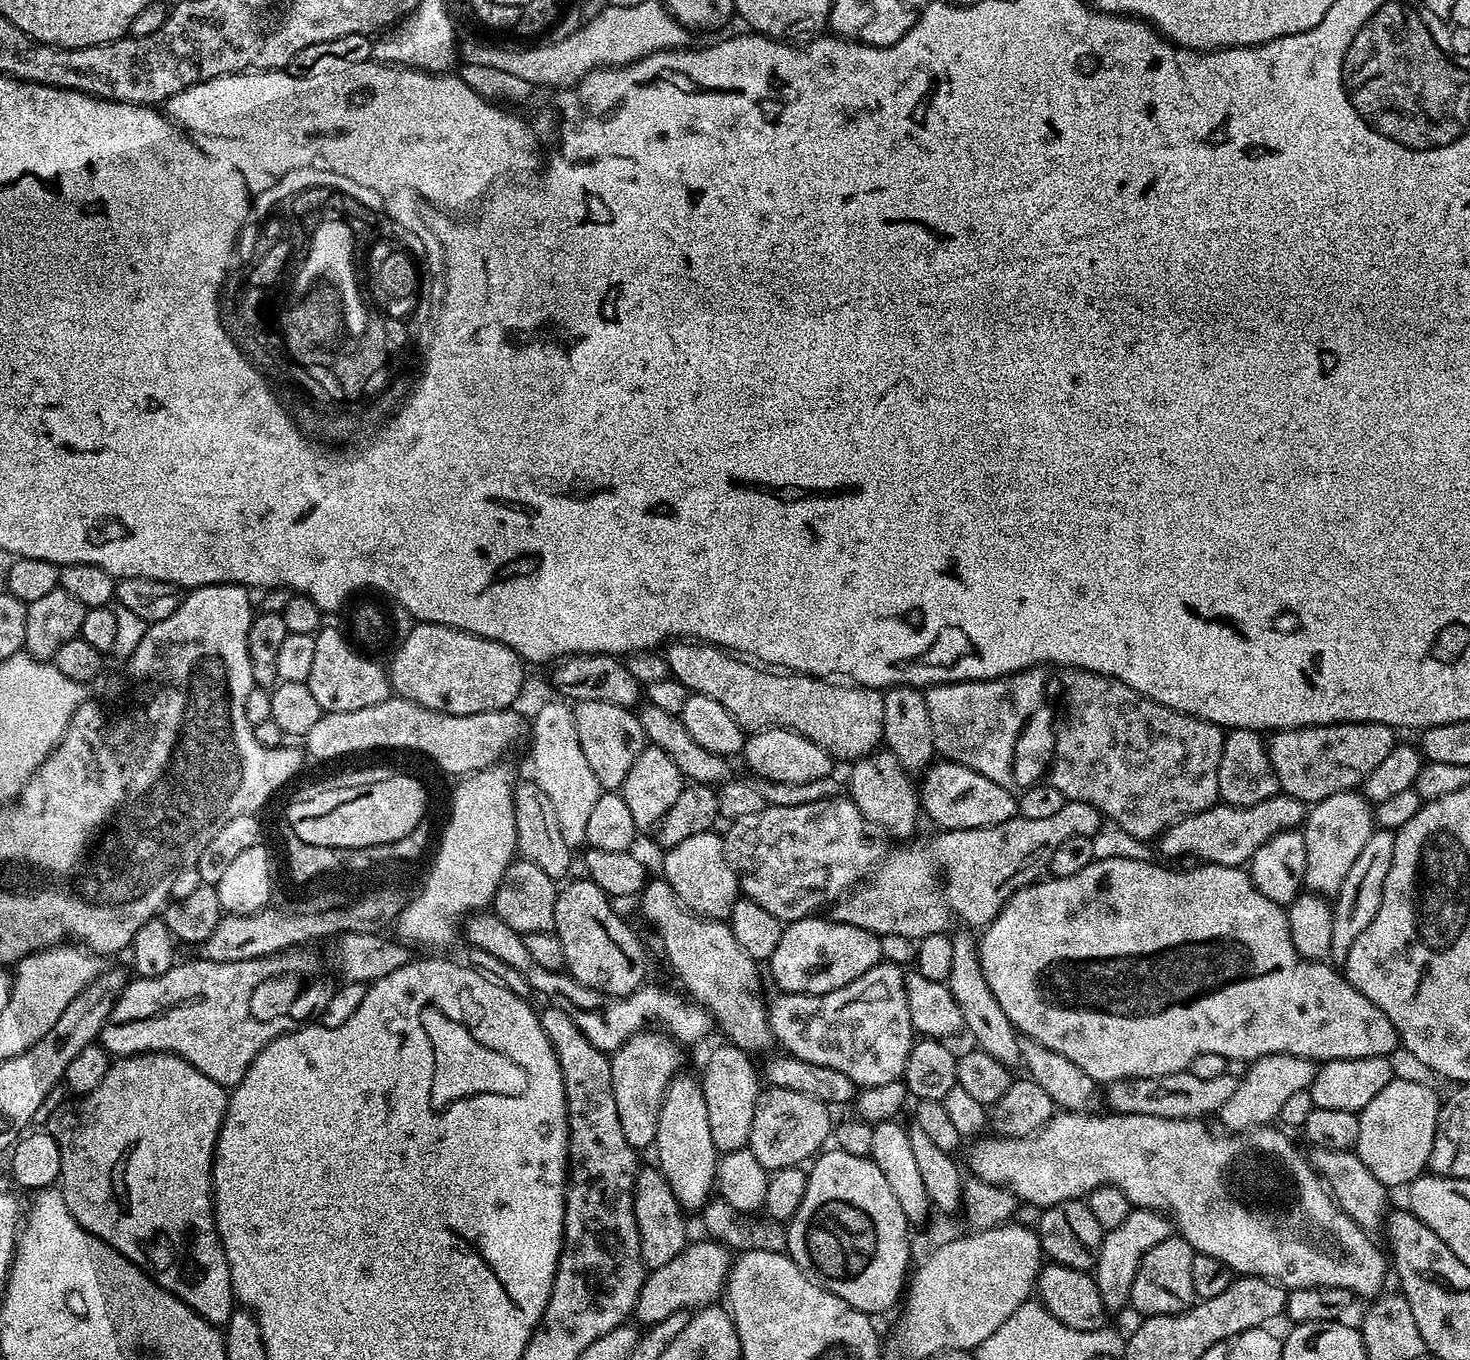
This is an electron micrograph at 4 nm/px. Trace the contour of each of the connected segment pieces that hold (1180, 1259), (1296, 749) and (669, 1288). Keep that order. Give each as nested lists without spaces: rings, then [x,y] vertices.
[[[1179,1234],[1170,1235],[1158,1242],[1154,1250],[1144,1255],[1138,1266],[1138,1274],[1134,1274],[1134,1286],[1128,1295],[1131,1311],[1141,1312],[1139,1315],[1144,1318],[1177,1316],[1180,1312],[1188,1311],[1198,1300],[1192,1277],[1195,1257],[1190,1242],[1186,1242]]]
[[[1312,724],[1308,728],[1281,728],[1273,731],[1271,736],[1267,741],[1268,757],[1280,783],[1280,792],[1303,800],[1308,806],[1325,800],[1330,794],[1359,789],[1370,770],[1382,766],[1386,754],[1390,754],[1398,743],[1397,733],[1385,724]]]
[[[711,1238],[690,1242],[666,1266],[651,1269],[645,1275],[644,1286],[636,1303],[635,1319],[640,1319],[644,1326],[651,1326],[669,1318],[675,1312],[699,1310],[715,1305],[716,1300],[725,1295],[728,1273],[733,1264],[729,1249]]]

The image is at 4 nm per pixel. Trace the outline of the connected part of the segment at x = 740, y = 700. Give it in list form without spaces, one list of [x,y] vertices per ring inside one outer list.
[[[729,654],[724,662],[698,662],[698,676],[684,676],[684,680],[688,682],[689,693],[714,698],[714,702],[726,706],[728,713],[749,733],[759,734],[765,732],[767,728],[786,728],[822,746],[822,750],[837,761],[855,762],[863,756],[869,756],[871,752],[881,747],[884,738],[882,730],[884,692],[879,688],[849,686],[844,682],[829,682],[824,678],[803,674],[785,674],[780,670],[761,670],[755,663],[732,654]]]

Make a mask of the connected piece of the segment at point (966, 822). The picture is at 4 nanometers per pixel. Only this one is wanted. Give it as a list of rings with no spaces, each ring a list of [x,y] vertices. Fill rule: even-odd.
[[[937,759],[923,773],[924,785],[918,788],[918,799],[923,815],[929,816],[940,830],[970,830],[993,828],[1018,814],[1018,800],[1013,789],[998,786],[990,778],[978,774],[965,764]],[[1013,795],[1013,796],[1012,796]]]

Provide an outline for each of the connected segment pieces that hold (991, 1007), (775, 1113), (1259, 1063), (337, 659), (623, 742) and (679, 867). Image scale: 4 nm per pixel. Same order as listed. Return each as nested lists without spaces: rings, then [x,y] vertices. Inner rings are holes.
[[[960,931],[964,932],[955,933],[952,936],[954,955],[946,983],[950,994],[954,994],[954,1002],[958,1002],[958,1010],[962,1010],[967,1035],[970,1034],[976,1039],[974,1041],[975,1047],[982,1049],[982,1051],[994,1058],[998,1058],[998,1062],[1005,1064],[1008,1069],[1016,1070],[1016,1067],[1019,1069],[1022,1059],[1020,1056],[1021,1037],[1018,1035],[1018,1029],[1012,1025],[1010,1018],[1006,1018],[1006,1010],[1002,1010],[1002,1006],[998,1006],[998,998],[994,998],[994,990],[990,990],[990,986],[986,982],[986,974],[982,974],[982,962],[980,961],[977,937],[971,931]]]
[[[769,1087],[761,1091],[760,1100],[754,1110],[754,1126],[750,1130],[747,1149],[752,1151],[758,1158],[761,1166],[767,1170],[778,1168],[794,1168],[803,1165],[803,1160],[811,1161],[825,1147],[824,1139],[829,1139],[834,1128],[834,1120],[828,1117],[829,1105],[818,1102],[801,1092],[794,1090],[782,1090],[781,1088]]]
[[[1290,1054],[1259,1056],[1247,1065],[1248,1073],[1237,1083],[1234,1094],[1220,1107],[1218,1119],[1229,1133],[1246,1132],[1249,1128],[1263,1128],[1279,1117],[1282,1106],[1298,1090],[1309,1090],[1316,1077],[1318,1064],[1315,1060],[1303,1060]]]
[[[327,626],[315,633],[314,662],[310,665],[306,683],[310,694],[314,694],[314,702],[318,702],[321,713],[362,710],[366,706],[378,706],[378,702],[389,699],[390,696],[385,665],[375,664],[368,657],[371,655],[357,650],[345,633],[344,636],[338,629]]]
[[[589,700],[579,701],[574,711],[578,742],[582,742],[582,754],[586,754],[586,762],[590,770],[594,770],[594,778],[598,778],[601,789],[623,789],[626,774],[630,774],[630,766],[634,766],[638,754],[646,746],[644,727],[639,715],[633,709],[614,706],[614,702]]]
[[[715,831],[694,834],[686,838],[686,842],[678,842],[678,846],[667,849],[663,853],[662,876],[689,912],[695,912],[705,920],[727,921],[741,895],[740,878],[728,863],[723,839],[716,835]]]

